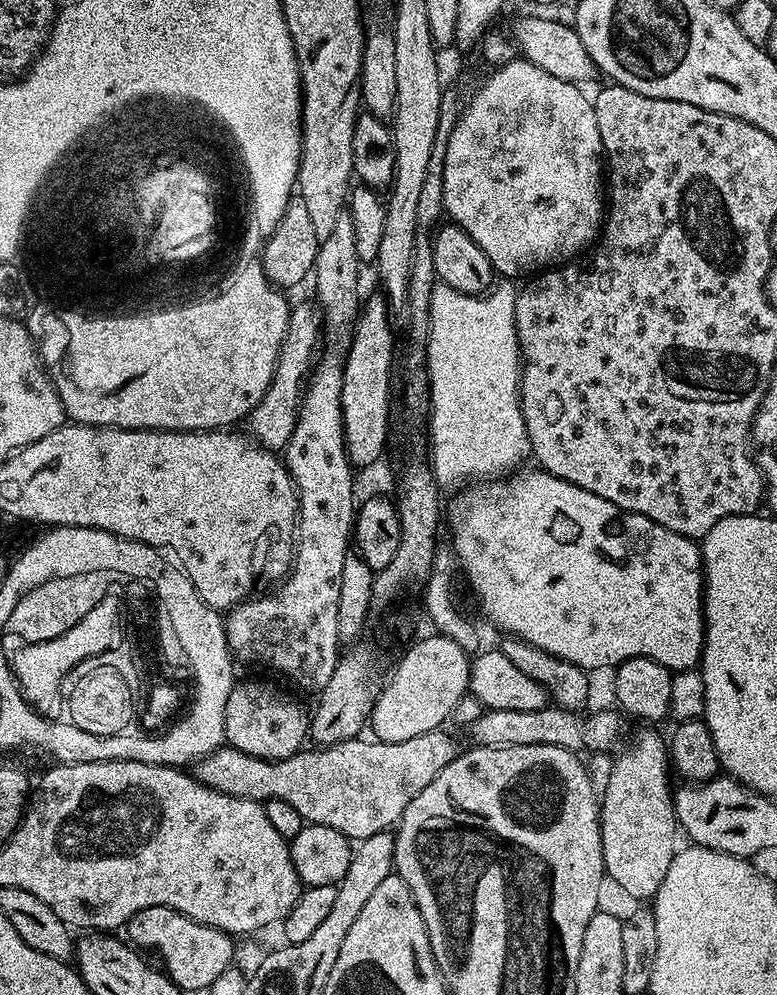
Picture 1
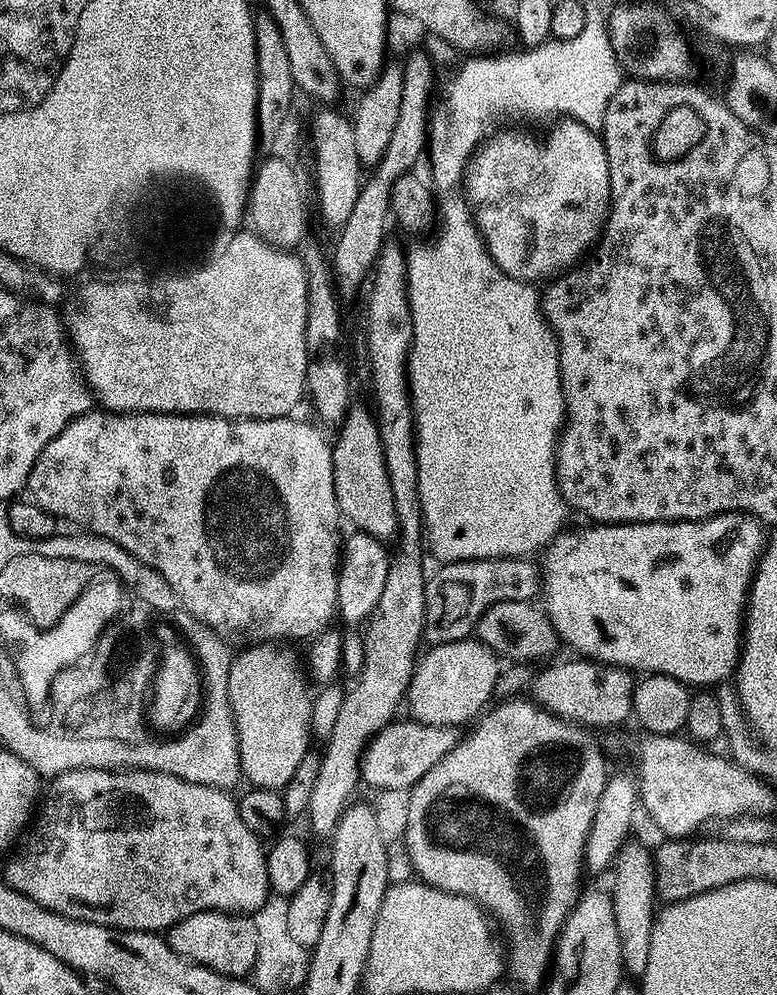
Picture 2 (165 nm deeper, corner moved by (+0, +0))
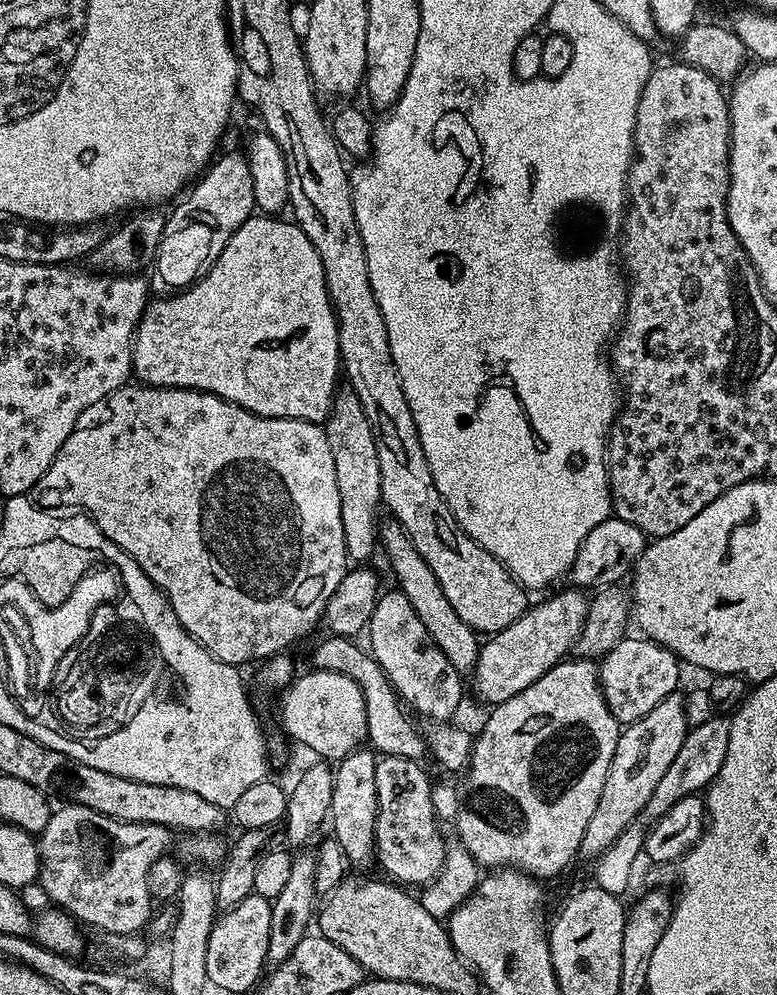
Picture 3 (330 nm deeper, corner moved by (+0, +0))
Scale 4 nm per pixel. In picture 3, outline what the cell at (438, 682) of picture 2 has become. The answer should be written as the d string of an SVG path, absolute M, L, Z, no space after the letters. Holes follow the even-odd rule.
M575 587L566 588L565 592L560 592L541 604L533 603L522 614L522 618L506 626L506 630L491 633L481 643L474 677L476 676L476 692L488 706L506 702L506 698L514 698L514 694L538 682L538 678L542 678L546 670L550 670L571 653L572 644L578 638L584 619L587 618L590 600L583 591Z

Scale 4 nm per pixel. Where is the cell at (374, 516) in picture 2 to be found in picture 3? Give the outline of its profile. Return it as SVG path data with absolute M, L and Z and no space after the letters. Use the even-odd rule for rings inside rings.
M395 518L381 519L378 524L378 544L382 549L382 556L388 559L388 564L392 567L392 576L396 579L395 587L400 590L402 595L406 595L413 606L415 614L422 620L422 625L429 631L430 638L437 644L438 649L445 654L450 660L450 664L461 674L471 673L476 667L476 659L480 656L481 641L478 639L477 633L472 631L470 626L466 626L462 622L462 618L458 618L458 614L454 614L454 606L450 606L450 602L446 602L446 594L442 594L442 586L438 582L438 578L434 578L434 570L430 570L430 566L426 566L425 560L418 554L418 550L414 550L414 542L410 542L410 538L402 530L402 526Z

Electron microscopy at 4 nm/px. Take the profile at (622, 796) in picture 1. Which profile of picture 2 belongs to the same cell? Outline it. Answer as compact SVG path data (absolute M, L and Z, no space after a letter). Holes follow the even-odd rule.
M640 842L632 843L625 843L616 856L616 892L613 891L611 897L614 902L614 918L618 922L618 942L622 946L625 973L629 977L640 978L646 970L646 962L650 962L650 938L658 915L658 897L653 853Z

